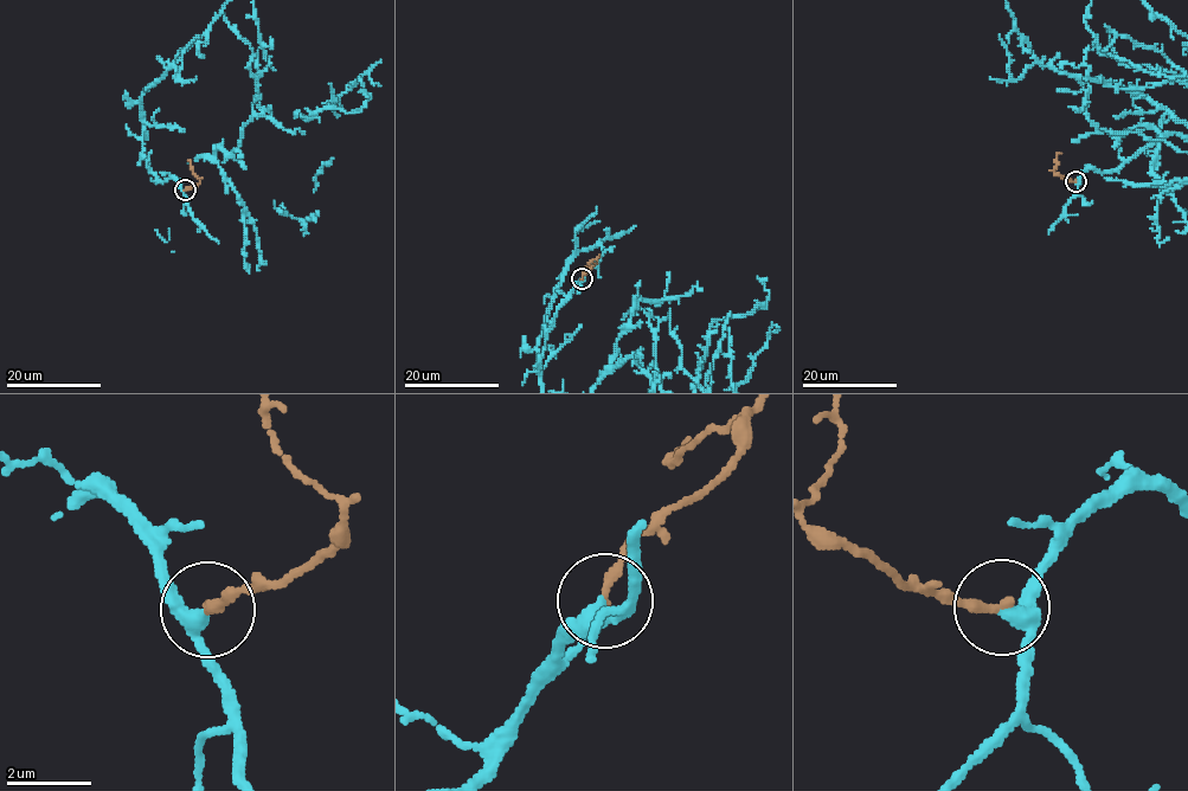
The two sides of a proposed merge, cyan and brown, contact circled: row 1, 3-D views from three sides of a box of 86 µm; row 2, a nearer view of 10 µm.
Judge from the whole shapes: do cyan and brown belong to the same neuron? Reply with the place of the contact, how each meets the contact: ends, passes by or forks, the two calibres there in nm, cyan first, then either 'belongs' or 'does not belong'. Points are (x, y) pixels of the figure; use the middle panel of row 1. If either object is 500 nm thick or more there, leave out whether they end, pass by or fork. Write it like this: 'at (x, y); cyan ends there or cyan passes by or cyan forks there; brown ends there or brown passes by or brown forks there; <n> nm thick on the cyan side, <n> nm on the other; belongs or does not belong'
at (582, 278); cyan passes by; brown ends there; 320 nm thick on the cyan side, 240 nm on the other; belongs

